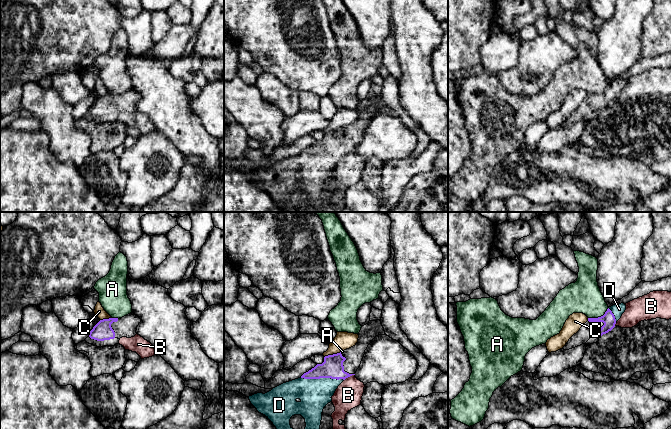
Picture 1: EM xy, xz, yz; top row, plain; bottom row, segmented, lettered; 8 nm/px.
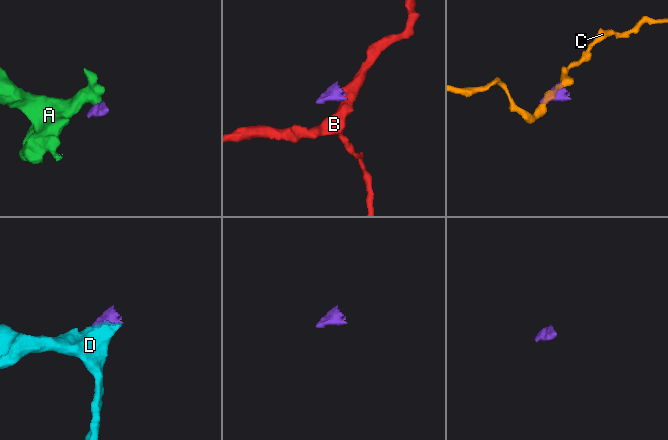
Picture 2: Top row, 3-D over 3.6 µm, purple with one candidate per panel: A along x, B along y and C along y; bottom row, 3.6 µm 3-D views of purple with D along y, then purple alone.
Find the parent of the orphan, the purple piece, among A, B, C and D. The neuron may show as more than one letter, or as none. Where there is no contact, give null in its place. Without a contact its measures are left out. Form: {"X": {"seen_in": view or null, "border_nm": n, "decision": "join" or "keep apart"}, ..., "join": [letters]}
{"A": {"seen_in": "yz", "border_nm": 190, "decision": "keep apart"}, "B": {"seen_in": "xz", "border_nm": 100, "decision": "keep apart"}, "C": {"seen_in": "xz", "border_nm": 140, "decision": "keep apart"}, "D": {"seen_in": "xz", "border_nm": 360, "decision": "join"}, "join": ["D"]}

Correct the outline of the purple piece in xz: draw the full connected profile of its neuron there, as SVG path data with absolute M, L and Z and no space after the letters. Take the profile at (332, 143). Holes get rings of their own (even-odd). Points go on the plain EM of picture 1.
M369 97L361 103L355 122L342 129L325 132L322 140L317 140L298 155L283 159L265 170L257 169L249 172L251 180L259 189L265 191L283 212L319 212L324 183L332 177L331 173L338 162L346 154L355 151L365 126L378 111L386 111L381 97ZM294 191L301 191L305 195L306 203L303 207L296 207L291 203L290 195Z

